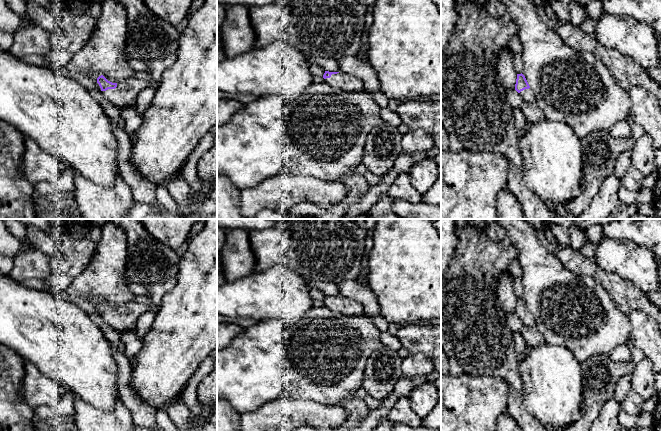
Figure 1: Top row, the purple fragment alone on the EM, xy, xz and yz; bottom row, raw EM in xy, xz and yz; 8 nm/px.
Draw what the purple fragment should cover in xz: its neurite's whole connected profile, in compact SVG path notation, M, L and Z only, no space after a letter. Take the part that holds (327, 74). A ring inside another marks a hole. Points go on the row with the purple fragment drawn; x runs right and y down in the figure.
M325 71L323 78L327 84L347 92L364 91L364 82L360 78L343 71Z

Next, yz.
M522 73L517 74L515 90L519 93L524 102L536 105L534 92L530 88L525 76Z

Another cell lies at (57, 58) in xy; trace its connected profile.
M53 49L47 54L48 65L43 65L44 67L49 67L55 71L58 71L65 65L67 65L73 57L73 53L66 50L56 50Z

